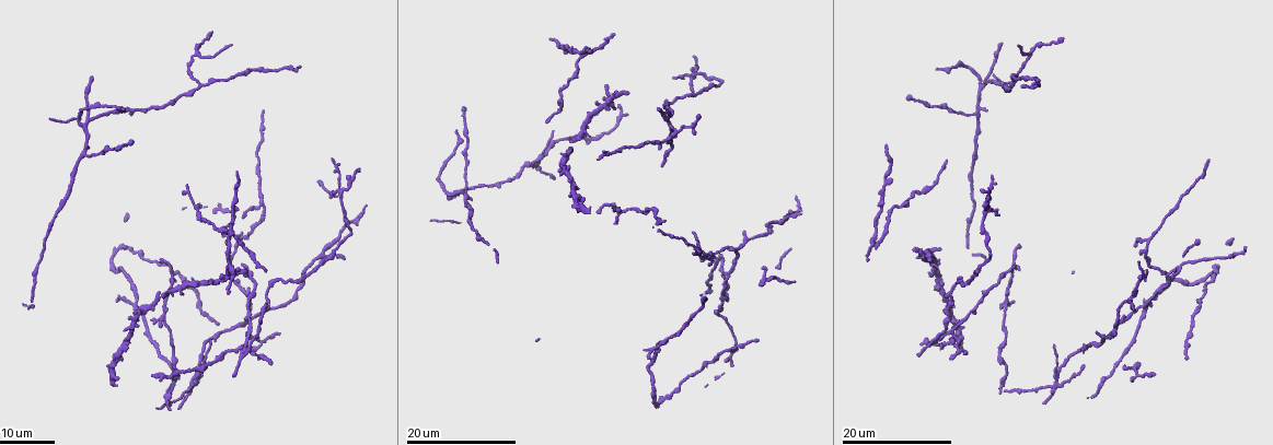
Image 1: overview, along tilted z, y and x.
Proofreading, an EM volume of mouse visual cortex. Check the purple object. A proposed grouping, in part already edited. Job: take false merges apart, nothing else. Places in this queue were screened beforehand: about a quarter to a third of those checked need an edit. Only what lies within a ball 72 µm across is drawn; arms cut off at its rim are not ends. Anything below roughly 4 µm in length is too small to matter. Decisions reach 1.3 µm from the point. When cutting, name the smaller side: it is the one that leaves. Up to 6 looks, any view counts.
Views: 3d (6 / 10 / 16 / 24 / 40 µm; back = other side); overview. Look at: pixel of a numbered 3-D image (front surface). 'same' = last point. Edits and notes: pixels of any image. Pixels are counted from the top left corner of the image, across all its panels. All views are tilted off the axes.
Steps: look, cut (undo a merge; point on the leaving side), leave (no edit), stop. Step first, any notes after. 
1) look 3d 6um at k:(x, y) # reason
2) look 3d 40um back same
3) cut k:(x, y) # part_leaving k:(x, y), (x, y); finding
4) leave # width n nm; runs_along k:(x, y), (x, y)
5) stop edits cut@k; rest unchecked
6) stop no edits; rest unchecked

look 3d 16um at 1:(223, 352) # three arms meet

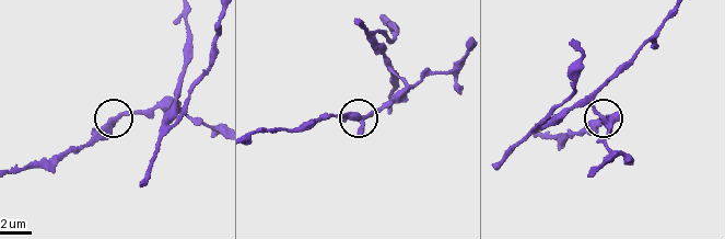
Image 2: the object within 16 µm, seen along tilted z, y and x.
look 3d 6um at 2:(112, 121)

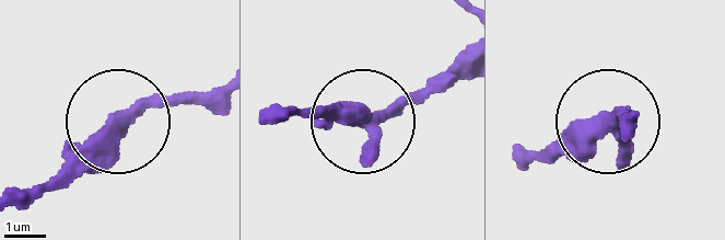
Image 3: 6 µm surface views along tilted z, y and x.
leave # arms 3; one neuron here

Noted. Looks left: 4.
look 3d 16um at 1:(1006, 303) # four or more arms meet

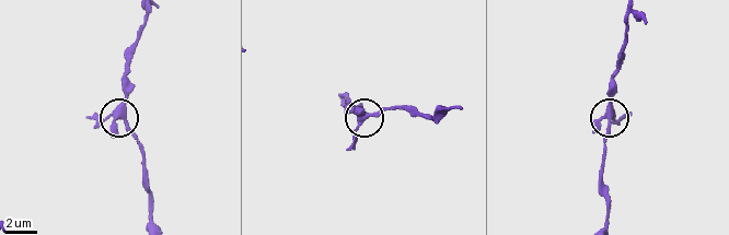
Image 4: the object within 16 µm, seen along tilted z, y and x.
look 3d 10um at 4:(122, 115)

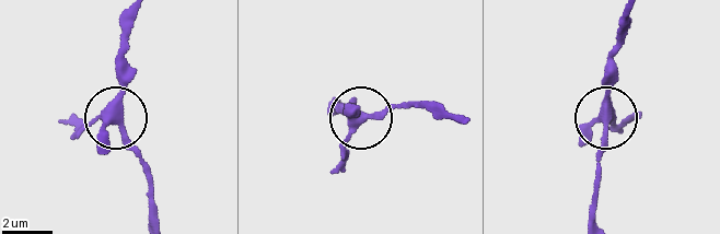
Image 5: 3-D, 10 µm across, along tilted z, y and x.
leave # arms 4; continuous, no second neuron

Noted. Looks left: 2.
look 3d 24um at 1:(1144, 311) # three arms meet

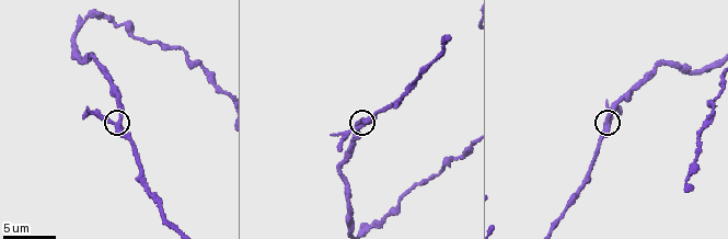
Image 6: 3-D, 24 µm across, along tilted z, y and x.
look 3d 10um at 6:(116, 124) # closer look

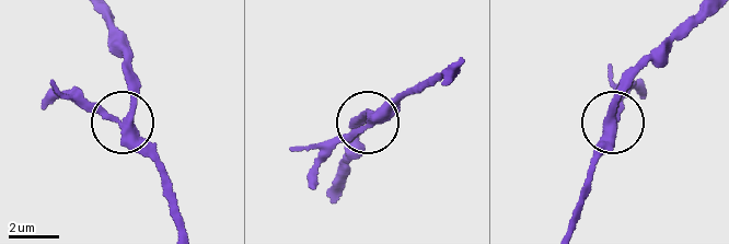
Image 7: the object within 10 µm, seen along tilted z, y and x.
leave # all the same neuron

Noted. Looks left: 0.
stop no edits; rest unchecked

